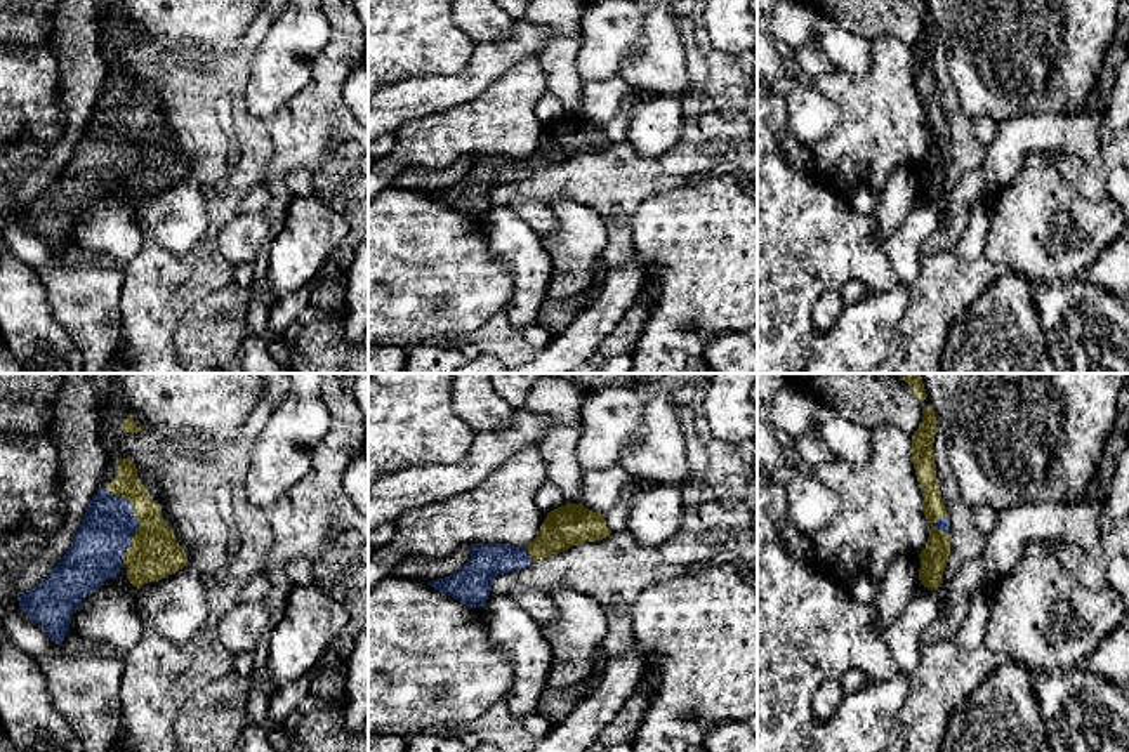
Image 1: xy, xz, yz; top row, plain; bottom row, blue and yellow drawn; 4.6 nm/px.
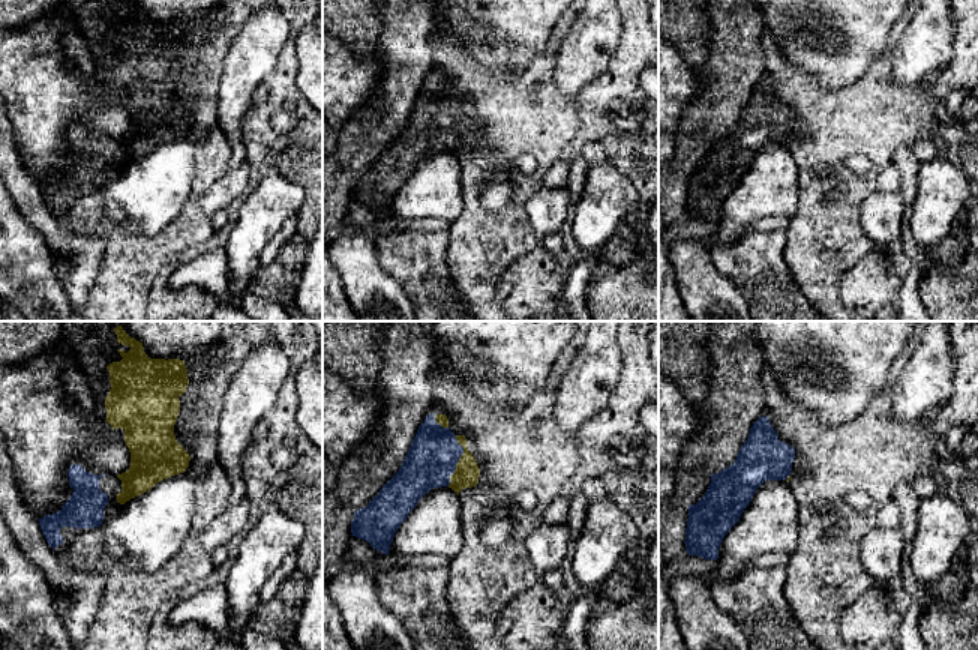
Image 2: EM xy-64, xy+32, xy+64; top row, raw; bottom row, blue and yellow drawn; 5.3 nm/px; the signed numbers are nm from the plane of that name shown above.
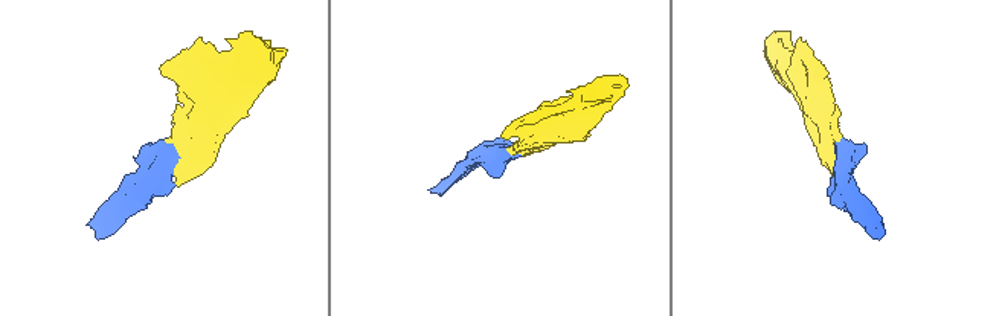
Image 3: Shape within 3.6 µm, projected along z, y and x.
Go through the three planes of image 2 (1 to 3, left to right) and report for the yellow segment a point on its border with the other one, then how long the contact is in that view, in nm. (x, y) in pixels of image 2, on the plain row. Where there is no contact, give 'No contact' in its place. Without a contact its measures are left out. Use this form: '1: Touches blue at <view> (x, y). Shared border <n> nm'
1: No contact
2: Touches blue at xy+32 (458, 125). Shared border 280 nm
3: Touches blue at xy+64 (786, 141). Shared border 40 nm

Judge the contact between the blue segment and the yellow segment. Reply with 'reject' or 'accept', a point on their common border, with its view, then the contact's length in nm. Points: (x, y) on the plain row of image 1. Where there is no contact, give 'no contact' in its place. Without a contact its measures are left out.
accept; contact xy (138, 131); length 380 nm

